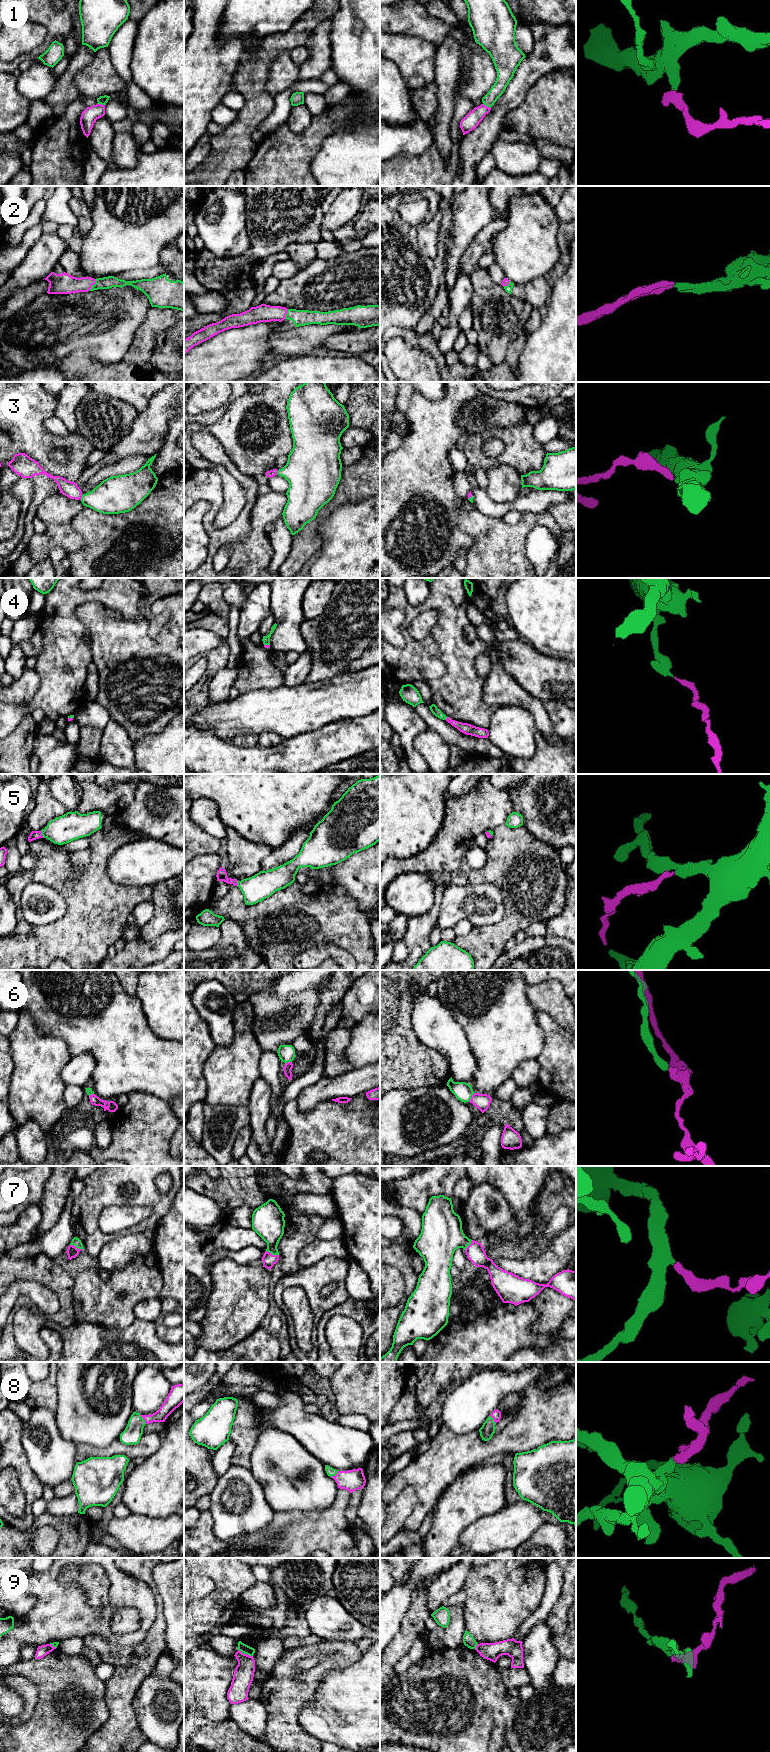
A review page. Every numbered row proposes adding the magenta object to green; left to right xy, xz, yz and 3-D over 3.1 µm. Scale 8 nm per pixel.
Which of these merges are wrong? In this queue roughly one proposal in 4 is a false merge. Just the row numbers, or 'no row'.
9

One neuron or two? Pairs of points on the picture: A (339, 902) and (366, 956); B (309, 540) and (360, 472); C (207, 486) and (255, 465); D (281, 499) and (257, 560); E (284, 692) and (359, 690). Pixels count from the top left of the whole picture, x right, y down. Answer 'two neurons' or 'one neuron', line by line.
A: one neuron
B: one neuron
C: two neurons
D: one neuron
E: one neuron

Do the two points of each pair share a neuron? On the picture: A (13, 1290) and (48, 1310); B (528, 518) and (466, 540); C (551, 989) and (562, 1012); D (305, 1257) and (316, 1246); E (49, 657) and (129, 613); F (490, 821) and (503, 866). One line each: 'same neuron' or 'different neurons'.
A: same neuron
B: different neurons
C: same neuron
D: same neuron
E: same neuron
F: different neurons

